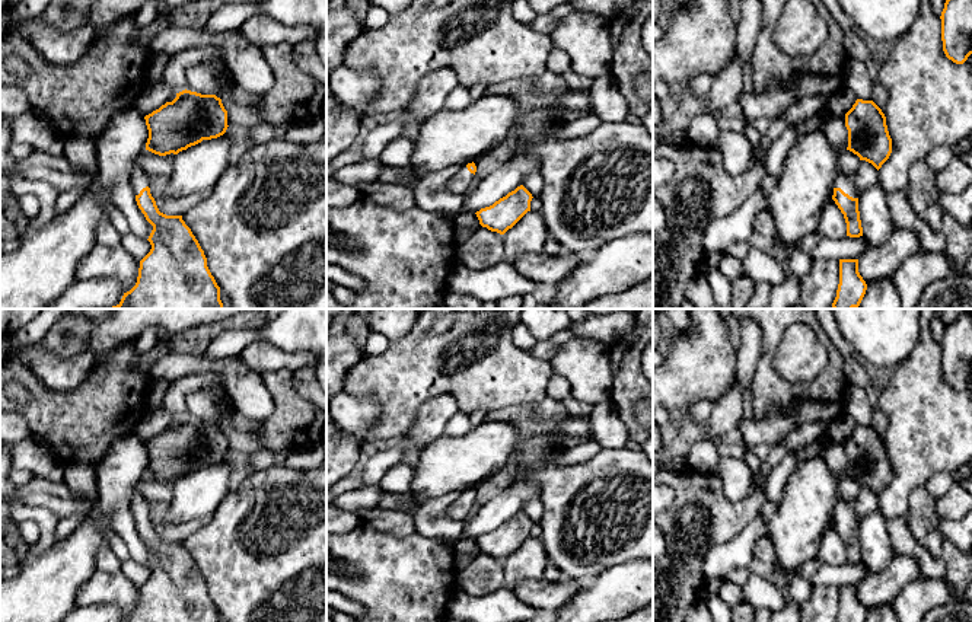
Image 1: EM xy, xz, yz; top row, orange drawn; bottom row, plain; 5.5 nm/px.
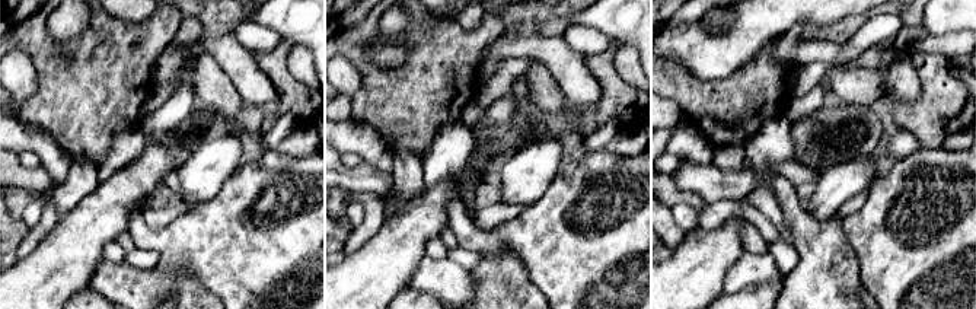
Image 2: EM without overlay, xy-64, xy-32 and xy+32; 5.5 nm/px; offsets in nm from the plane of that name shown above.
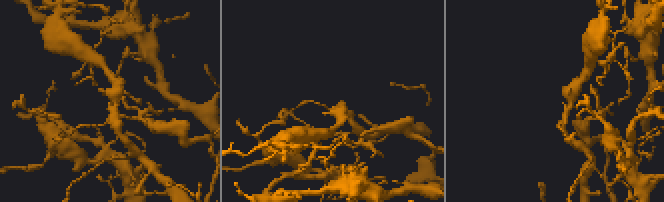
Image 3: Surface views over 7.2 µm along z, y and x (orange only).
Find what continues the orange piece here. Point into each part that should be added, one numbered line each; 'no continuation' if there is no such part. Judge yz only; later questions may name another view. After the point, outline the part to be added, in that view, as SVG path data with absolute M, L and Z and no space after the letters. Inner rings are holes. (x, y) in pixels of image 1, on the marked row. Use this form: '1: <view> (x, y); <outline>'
1: yz (843, 181); M842 172L838 173L838 178L835 181L835 188L841 188L845 194L848 194L853 198L858 198L860 195L860 191L851 182L850 175Z

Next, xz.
1: xz (459, 182); M463 165L456 172L456 175L446 184L446 188L453 194L463 195L474 176L475 175L468 170L466 165Z

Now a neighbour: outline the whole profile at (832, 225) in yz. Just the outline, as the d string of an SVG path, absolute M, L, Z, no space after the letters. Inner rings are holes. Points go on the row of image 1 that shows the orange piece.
M831 200L823 210L819 232L829 239L841 239L847 236L847 223L844 214L834 200Z

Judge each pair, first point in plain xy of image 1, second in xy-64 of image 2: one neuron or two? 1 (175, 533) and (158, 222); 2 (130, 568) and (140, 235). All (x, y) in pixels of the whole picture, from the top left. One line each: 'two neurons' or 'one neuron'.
1: one neuron
2: two neurons

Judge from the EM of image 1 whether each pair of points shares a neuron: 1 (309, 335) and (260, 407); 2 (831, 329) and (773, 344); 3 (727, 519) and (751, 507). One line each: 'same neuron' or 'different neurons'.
1: different neurons
2: different neurons
3: same neuron

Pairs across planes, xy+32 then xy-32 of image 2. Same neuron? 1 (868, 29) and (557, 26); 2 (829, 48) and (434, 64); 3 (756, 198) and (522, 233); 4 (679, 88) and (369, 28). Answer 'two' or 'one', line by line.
1: one
2: two
3: one
4: one

